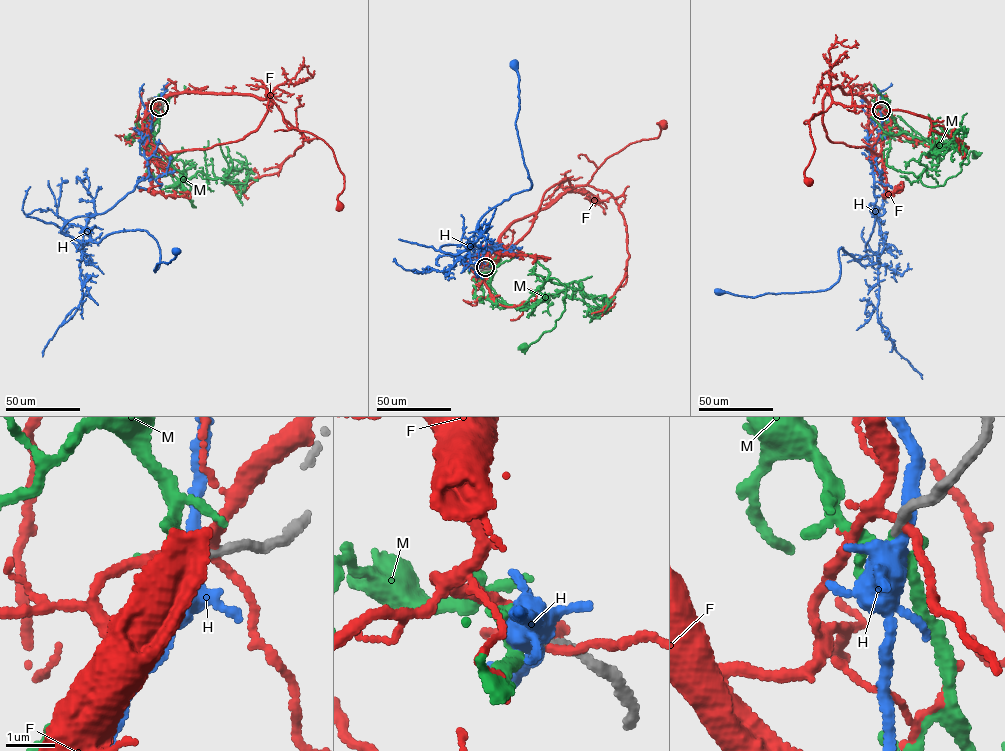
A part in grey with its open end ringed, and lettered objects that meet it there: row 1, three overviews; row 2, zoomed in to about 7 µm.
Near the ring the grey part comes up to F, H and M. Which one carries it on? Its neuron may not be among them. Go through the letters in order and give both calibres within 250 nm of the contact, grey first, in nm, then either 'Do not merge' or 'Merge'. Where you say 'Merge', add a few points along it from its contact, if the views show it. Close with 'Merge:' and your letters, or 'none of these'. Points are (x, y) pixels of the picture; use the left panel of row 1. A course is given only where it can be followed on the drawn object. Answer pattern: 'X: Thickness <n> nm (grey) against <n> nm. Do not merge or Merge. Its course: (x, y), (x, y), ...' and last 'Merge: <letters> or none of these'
F: Thickness 180 nm (grey) against 180 nm. Do not merge
H: Thickness 170 nm (grey) against 340 nm. Do not merge
M: Thickness 150 nm (grey) against 200 nm. Merge. Its course: (159, 107), (142, 134), (148, 145), (184, 173), (190, 185), (183, 189), (195, 207), (170, 174), (151, 173)
Merge: M

